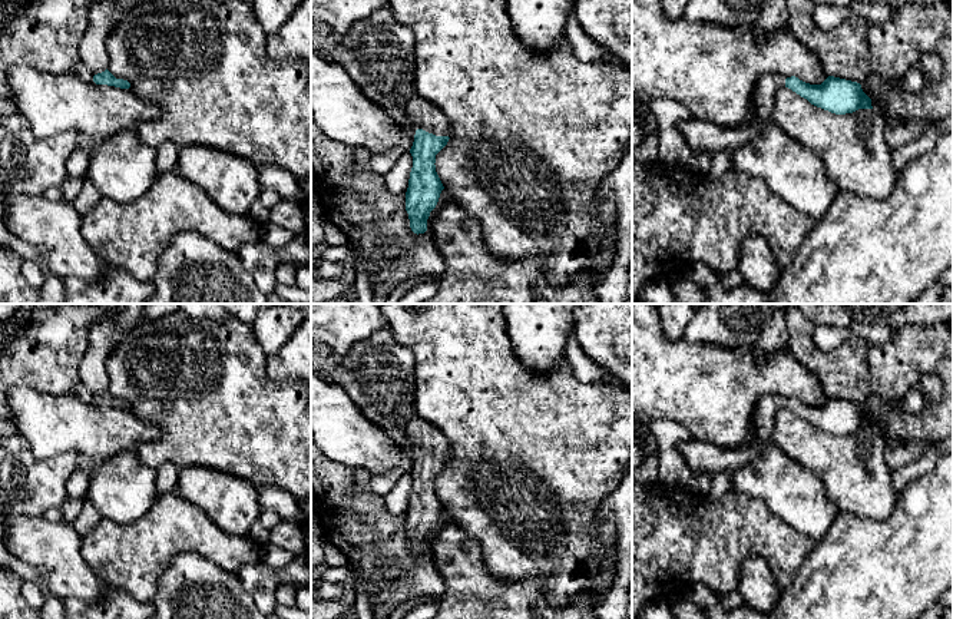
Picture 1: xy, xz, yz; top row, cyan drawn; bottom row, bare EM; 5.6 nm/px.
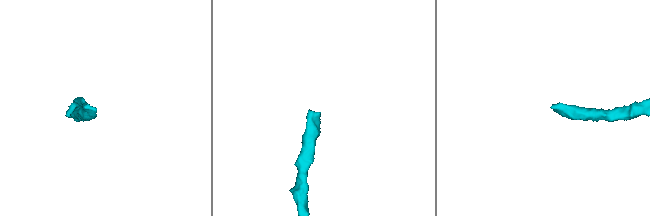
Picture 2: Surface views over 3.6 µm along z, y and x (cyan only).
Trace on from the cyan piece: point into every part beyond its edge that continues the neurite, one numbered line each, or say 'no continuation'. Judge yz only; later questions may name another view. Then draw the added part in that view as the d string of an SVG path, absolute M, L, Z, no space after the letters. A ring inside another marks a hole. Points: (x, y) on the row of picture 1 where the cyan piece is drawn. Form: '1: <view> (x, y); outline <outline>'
1: yz (701, 135); outline M764 75L754 86L751 103L754 106L754 120L739 126L719 126L712 122L689 119L678 123L678 132L689 145L692 152L708 150L711 155L719 150L737 150L748 143L772 120L774 95L785 86L785 76Z

